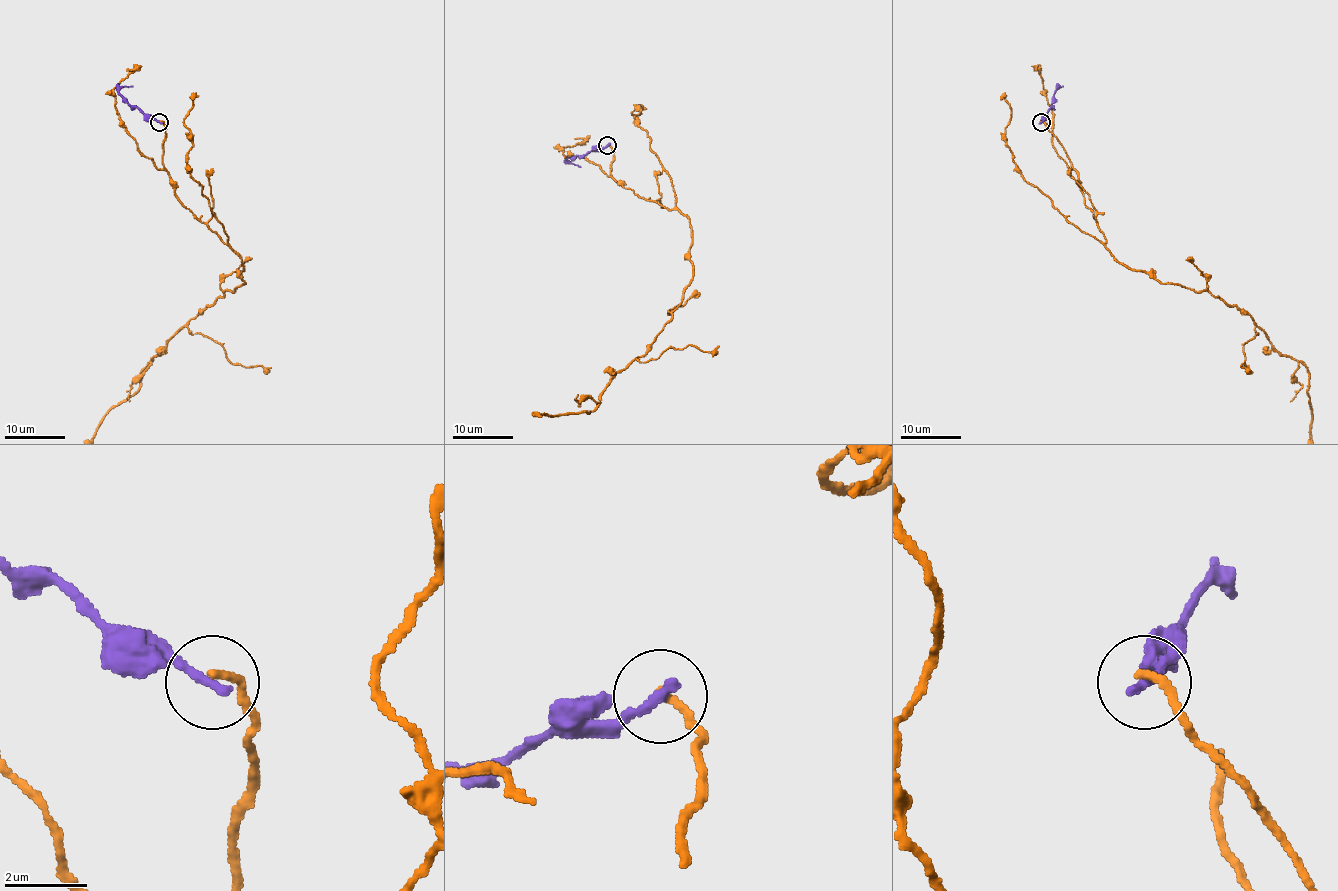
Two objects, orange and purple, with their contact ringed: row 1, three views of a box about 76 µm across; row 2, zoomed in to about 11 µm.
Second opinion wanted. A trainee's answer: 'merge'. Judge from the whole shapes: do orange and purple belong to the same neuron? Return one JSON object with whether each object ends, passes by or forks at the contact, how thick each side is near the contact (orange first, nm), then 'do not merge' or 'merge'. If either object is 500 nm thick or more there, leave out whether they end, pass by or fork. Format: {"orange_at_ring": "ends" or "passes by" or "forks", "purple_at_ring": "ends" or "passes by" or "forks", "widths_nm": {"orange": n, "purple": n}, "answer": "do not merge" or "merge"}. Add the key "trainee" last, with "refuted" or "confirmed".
{"orange_at_ring": "ends", "purple_at_ring": "ends", "widths_nm": {"orange": 200, "purple": 260}, "answer": "do not merge", "trainee": "refuted"}

